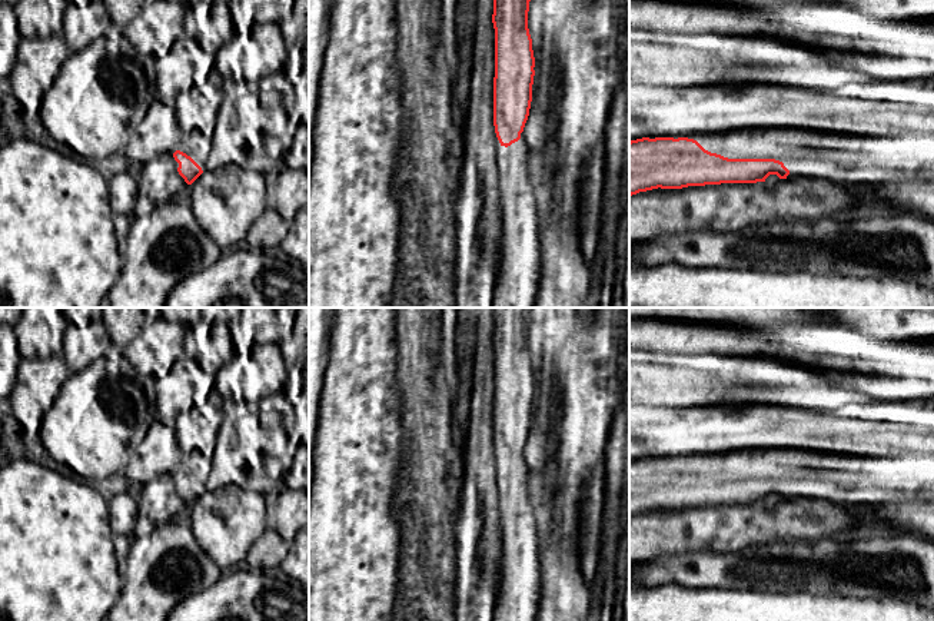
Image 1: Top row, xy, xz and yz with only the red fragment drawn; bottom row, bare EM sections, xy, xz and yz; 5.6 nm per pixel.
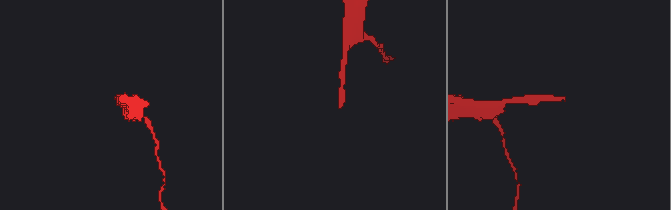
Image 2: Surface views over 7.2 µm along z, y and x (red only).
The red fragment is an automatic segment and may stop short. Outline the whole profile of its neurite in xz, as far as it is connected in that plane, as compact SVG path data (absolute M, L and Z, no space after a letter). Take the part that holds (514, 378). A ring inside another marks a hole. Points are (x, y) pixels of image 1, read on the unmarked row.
M493 308L493 446L502 534L493 621L535 621L541 598L539 537L523 448L532 422L535 378L528 349L531 308Z

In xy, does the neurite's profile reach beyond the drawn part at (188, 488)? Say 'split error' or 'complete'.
split error

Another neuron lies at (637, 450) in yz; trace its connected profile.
M629 436L629 462L647 458L645 444Z

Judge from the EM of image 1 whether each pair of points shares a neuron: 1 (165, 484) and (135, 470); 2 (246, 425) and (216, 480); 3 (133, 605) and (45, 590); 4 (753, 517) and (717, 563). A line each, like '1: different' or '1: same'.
1: different
2: same
3: different
4: different

